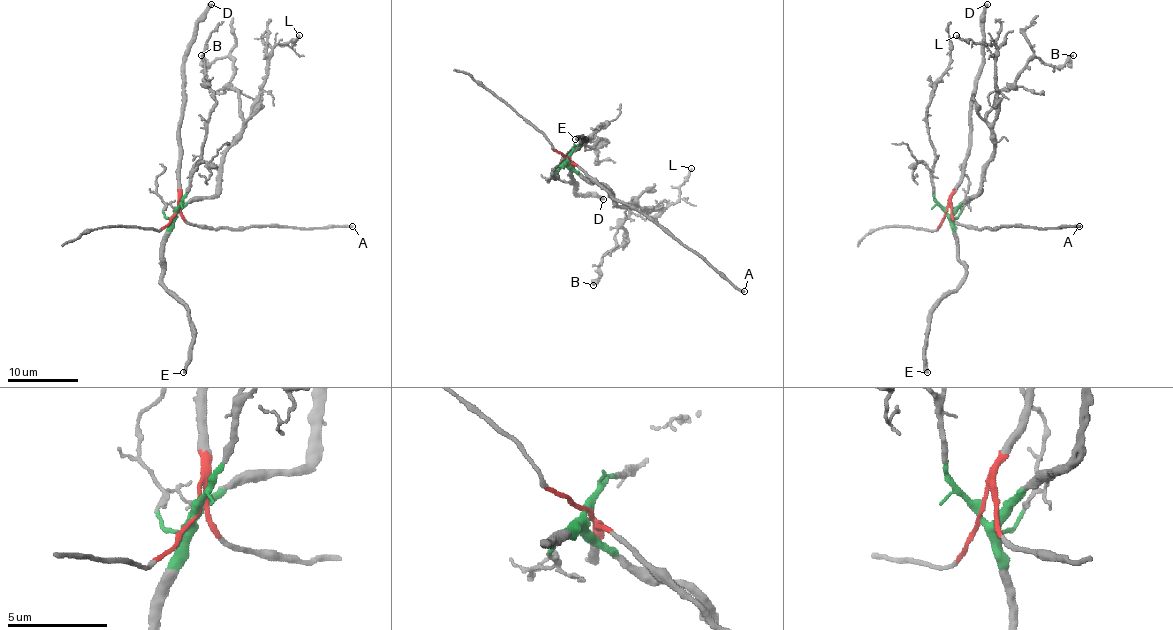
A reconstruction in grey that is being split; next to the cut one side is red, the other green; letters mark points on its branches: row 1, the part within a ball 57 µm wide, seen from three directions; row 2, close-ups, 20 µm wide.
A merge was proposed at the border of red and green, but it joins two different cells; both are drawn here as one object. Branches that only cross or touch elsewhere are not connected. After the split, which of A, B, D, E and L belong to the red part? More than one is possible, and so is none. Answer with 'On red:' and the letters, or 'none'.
On red: A, D

